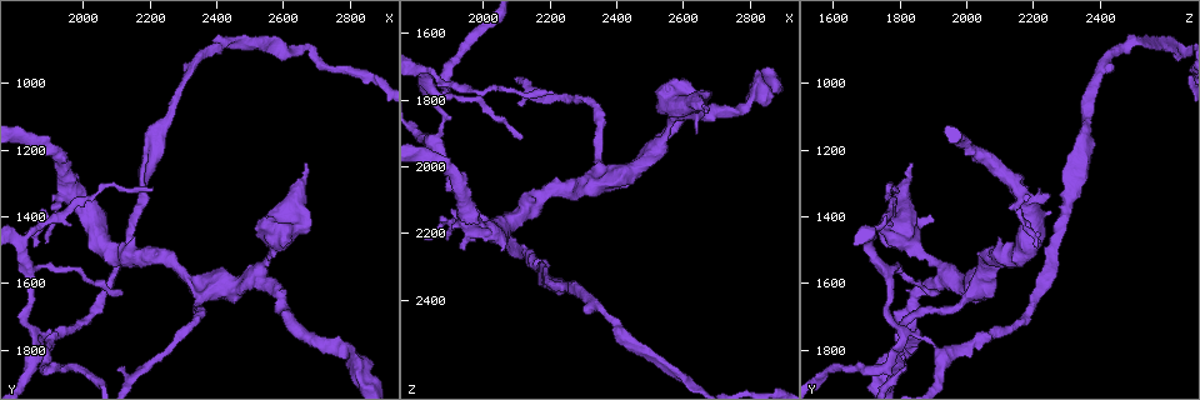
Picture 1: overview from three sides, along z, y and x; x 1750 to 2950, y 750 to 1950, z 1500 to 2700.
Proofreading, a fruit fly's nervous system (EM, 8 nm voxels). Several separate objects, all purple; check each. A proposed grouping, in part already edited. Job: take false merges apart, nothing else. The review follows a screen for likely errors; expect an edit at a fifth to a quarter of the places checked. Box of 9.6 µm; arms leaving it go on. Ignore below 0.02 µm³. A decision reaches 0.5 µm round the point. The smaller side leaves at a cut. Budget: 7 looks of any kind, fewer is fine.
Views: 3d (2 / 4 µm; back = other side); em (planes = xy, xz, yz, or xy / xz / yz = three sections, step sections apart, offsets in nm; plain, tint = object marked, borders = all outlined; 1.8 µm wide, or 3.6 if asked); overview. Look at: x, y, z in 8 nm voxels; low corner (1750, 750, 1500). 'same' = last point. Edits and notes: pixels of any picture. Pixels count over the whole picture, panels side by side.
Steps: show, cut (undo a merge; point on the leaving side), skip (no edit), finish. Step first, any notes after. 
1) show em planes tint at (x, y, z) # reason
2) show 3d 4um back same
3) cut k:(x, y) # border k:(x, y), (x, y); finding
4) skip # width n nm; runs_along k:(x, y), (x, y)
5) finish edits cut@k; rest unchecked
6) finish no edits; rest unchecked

show 3d 2um back at (2520, 1570, 1940)

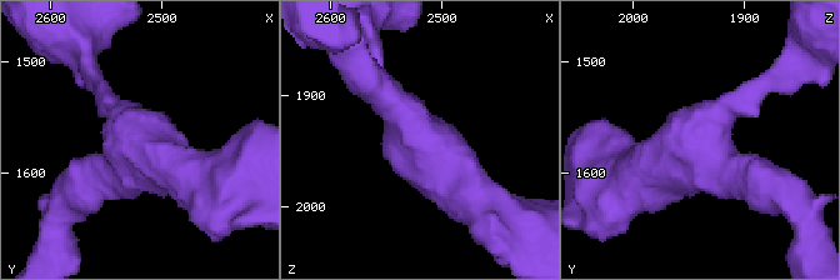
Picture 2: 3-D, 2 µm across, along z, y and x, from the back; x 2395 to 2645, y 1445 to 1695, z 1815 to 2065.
show em yz step 4 tint at (2528, 1568, 1942) # arms 3; arm_widths 160, 280, 360 nm

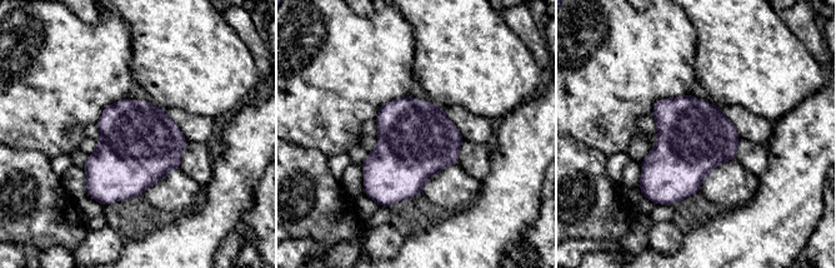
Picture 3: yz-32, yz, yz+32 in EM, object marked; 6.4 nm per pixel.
show em planes tint same

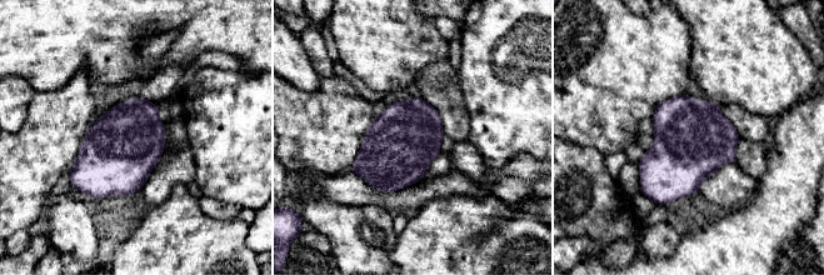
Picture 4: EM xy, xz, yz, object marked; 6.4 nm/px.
skip # continuous, no second cell

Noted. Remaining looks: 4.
show em xz step 8 tint at (2800, 1820, 1800) # narrows sharply

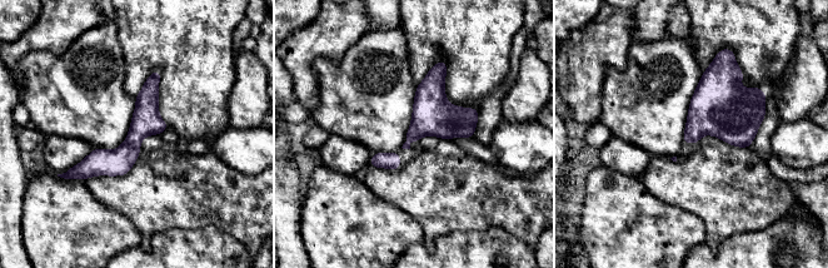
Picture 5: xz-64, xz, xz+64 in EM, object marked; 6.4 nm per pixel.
skip # width 180 nm; runs_along 5:(156, 73), (133, 142), (73, 173); all the same cell

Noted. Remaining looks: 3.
show 3d 4um at (1960, 1340, 2160) # thin arm on a thick one

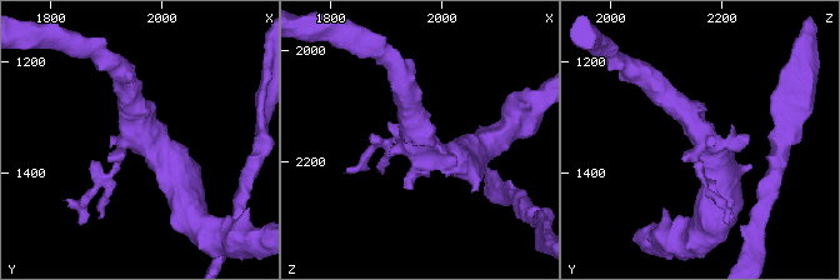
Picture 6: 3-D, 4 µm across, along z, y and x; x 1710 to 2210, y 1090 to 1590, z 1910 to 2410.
show em 3.6um yz step 4 tint at (1960, 1335, 2160) # need the tissue

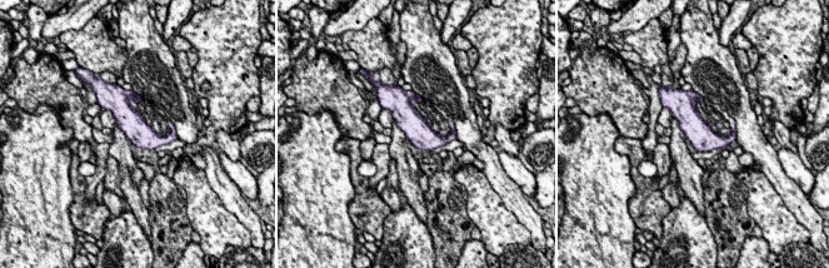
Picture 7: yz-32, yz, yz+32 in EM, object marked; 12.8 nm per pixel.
show em 3.6um planes tint same # another direction

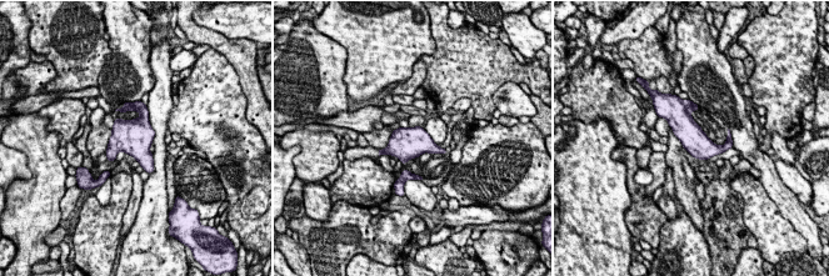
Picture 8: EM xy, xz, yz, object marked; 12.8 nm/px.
skip # continuous, no second cell

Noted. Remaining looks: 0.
finish no edits; rest unchecked

